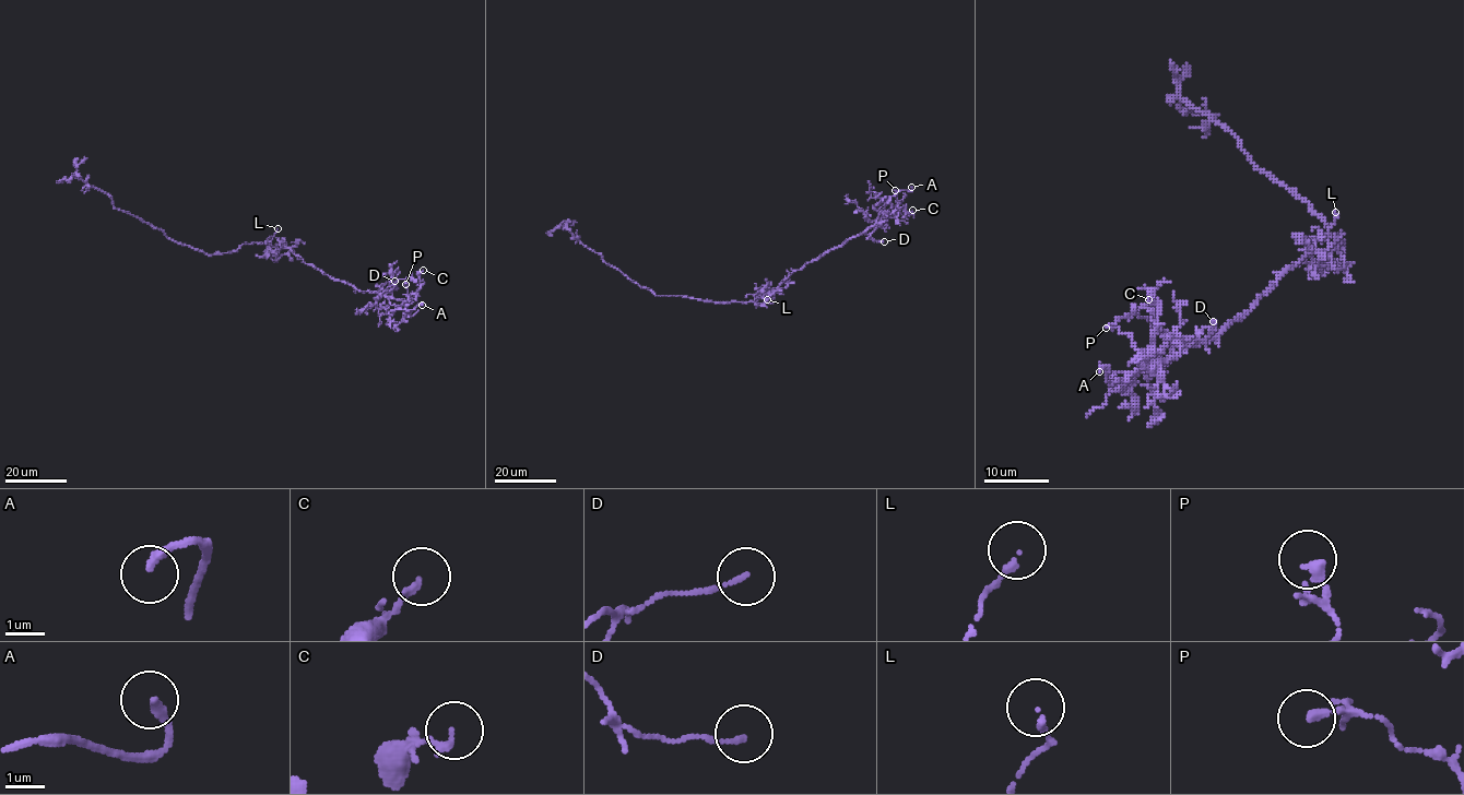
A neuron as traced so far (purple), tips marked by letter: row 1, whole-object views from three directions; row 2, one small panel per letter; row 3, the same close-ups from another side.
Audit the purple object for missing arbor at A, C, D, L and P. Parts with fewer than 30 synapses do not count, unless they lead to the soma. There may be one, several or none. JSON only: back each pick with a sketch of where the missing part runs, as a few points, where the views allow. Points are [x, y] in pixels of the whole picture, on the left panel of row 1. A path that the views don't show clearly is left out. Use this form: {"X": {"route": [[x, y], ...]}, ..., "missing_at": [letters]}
{"missing_at": ["A"]}

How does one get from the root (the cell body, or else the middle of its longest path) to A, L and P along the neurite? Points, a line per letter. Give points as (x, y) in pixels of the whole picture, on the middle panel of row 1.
A: (741, 303), (774, 292), (792, 272), (864, 233), (876, 223), (892, 197), (900, 190), (911, 191), (911, 187)
L: (741, 303), (755, 300), (759, 295), (767, 299)
P: (741, 303), (774, 292), (806, 263), (881, 224), (897, 209), (895, 190)

